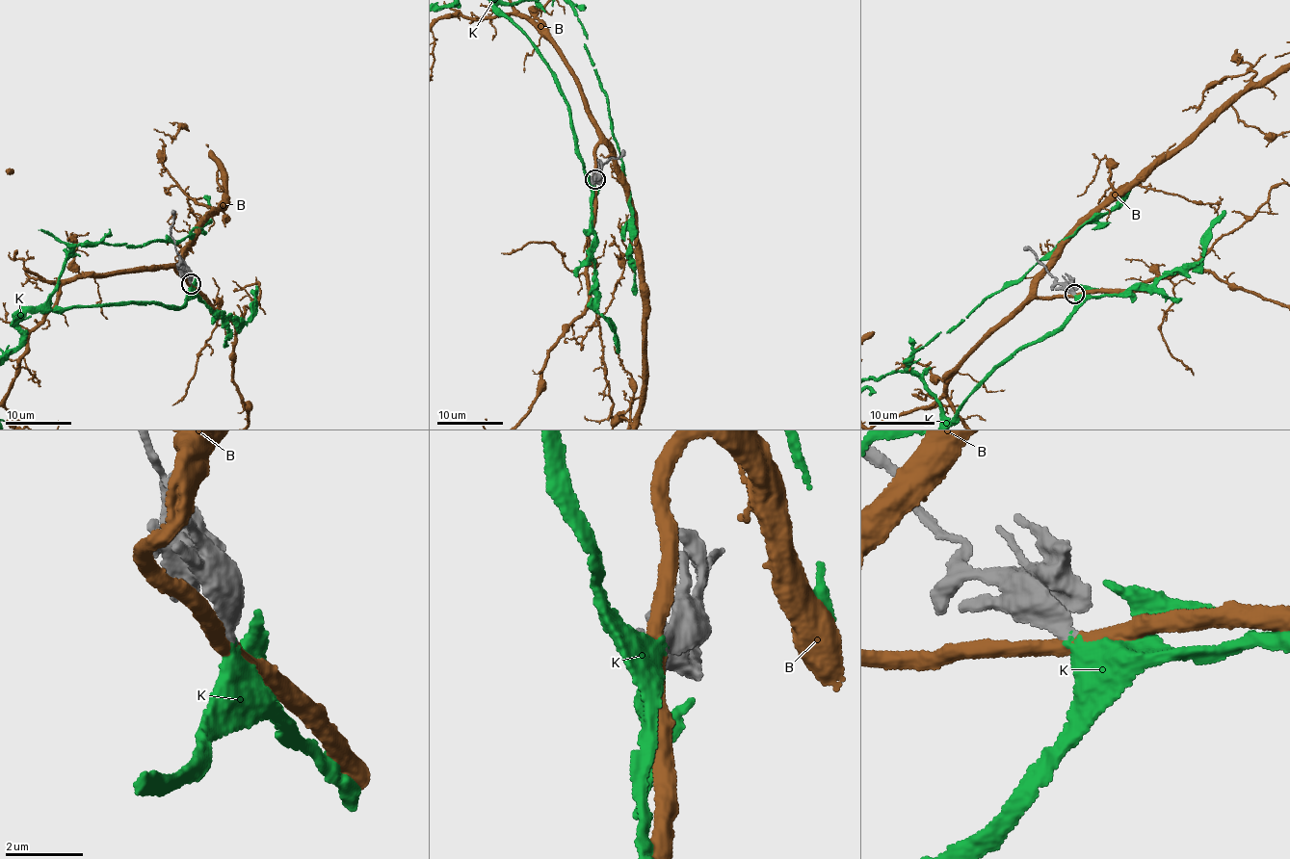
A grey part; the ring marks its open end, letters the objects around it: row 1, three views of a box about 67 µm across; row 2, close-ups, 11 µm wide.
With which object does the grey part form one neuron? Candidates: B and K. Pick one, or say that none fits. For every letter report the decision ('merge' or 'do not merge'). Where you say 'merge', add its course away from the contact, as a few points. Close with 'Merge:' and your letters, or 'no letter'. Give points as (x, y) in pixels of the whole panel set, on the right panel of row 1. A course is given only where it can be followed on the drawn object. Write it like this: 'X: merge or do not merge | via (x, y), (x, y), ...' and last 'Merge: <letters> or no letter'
B: do not merge
K: merge
Merge: K

